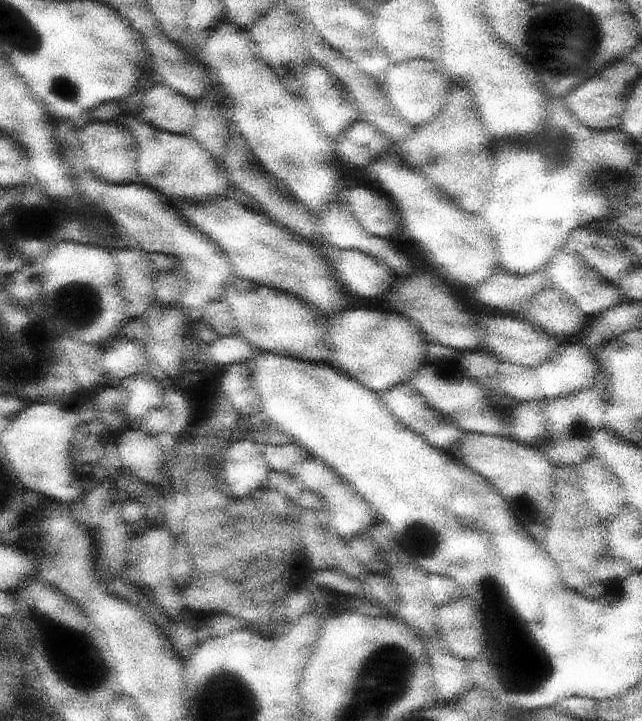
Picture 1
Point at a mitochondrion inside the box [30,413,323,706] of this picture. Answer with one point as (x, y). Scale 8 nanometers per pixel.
(75, 658)

